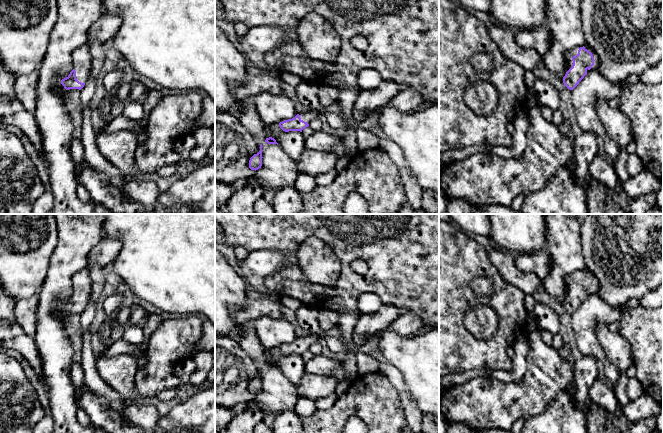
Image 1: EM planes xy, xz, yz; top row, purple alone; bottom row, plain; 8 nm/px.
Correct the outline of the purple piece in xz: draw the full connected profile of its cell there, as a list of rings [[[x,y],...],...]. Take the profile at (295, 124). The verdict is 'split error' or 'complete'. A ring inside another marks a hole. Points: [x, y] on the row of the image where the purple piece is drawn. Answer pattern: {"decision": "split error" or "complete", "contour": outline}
{"decision": "split error", "contour": [[[309,110],[297,114],[294,118],[279,123],[280,128],[285,131],[300,131],[309,126],[312,119],[316,118],[321,110]]]}

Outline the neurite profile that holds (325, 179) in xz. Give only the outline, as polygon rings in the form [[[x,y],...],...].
[[[335,169],[329,172],[317,175],[315,176],[316,185],[326,187],[335,180],[336,176],[337,176],[337,172]]]

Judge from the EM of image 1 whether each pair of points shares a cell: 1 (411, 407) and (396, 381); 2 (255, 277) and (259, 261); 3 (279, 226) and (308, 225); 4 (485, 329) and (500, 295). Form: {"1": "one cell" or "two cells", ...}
{"1": "one cell", "2": "one cell", "3": "one cell", "4": "two cells"}

